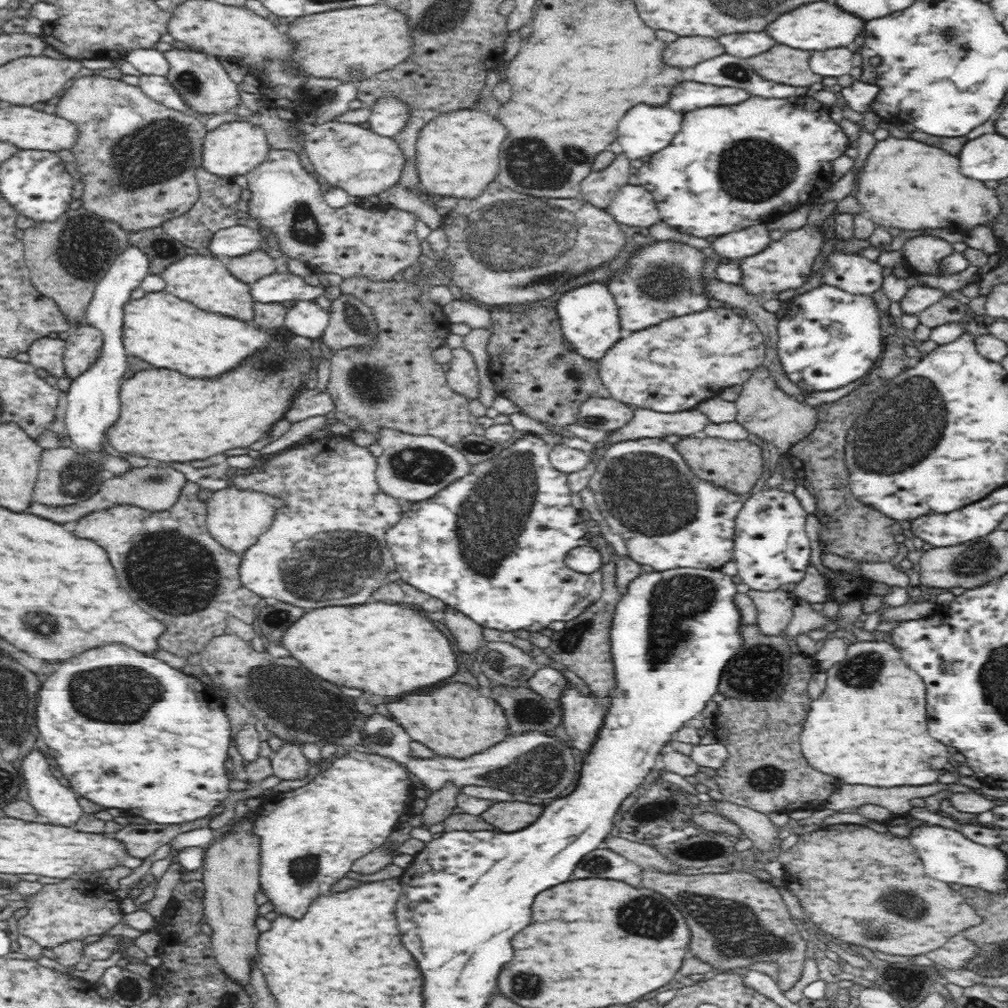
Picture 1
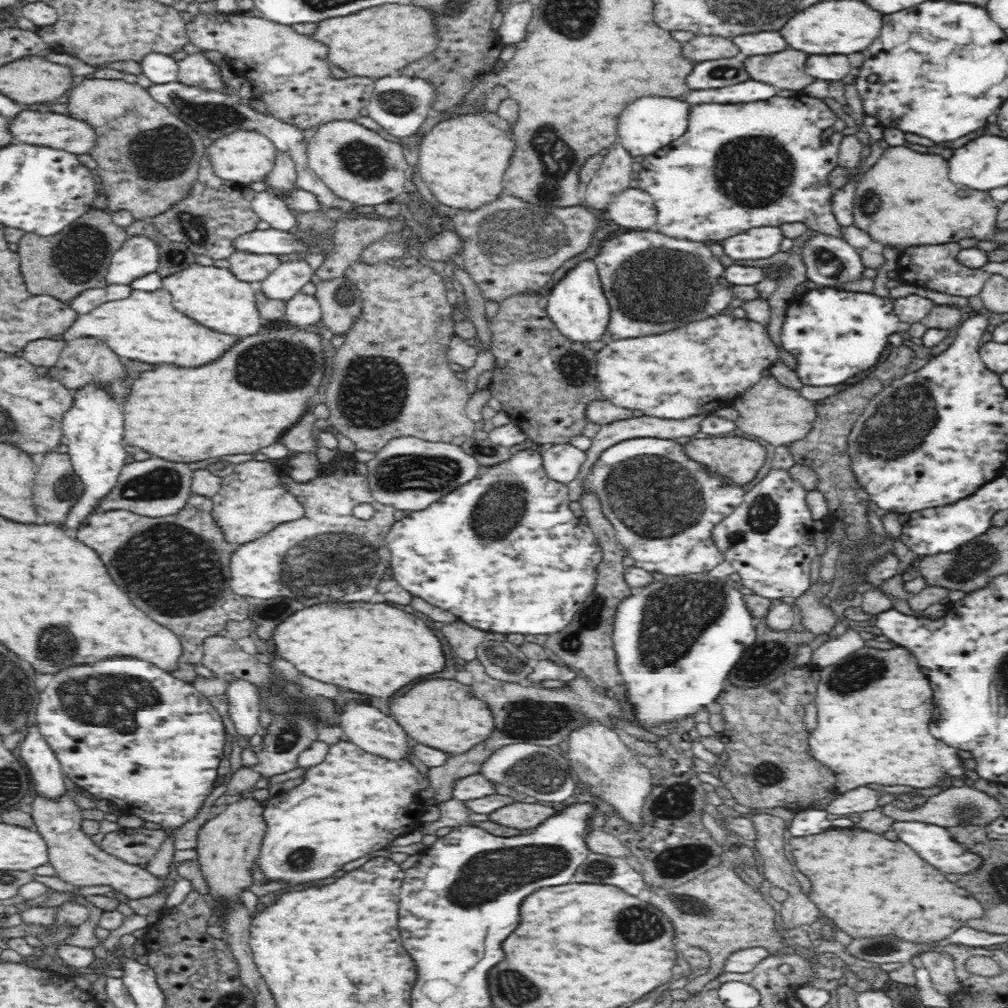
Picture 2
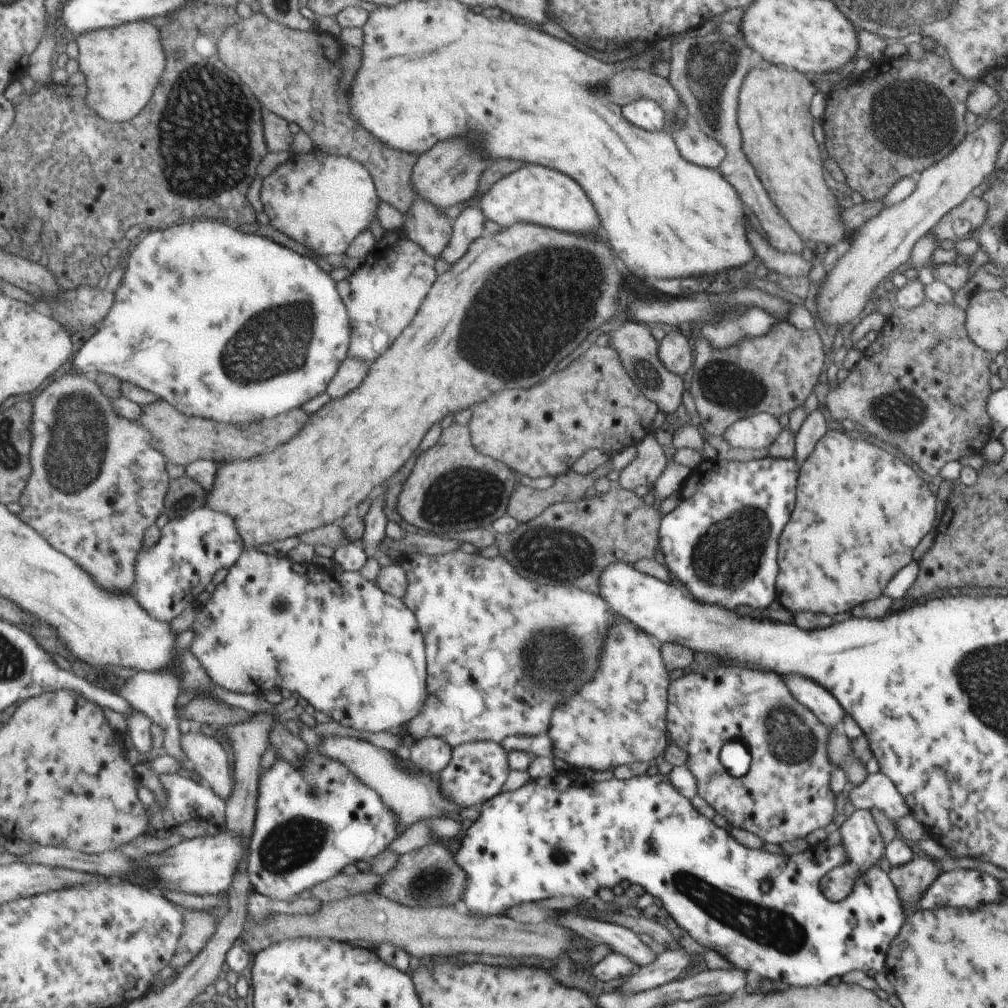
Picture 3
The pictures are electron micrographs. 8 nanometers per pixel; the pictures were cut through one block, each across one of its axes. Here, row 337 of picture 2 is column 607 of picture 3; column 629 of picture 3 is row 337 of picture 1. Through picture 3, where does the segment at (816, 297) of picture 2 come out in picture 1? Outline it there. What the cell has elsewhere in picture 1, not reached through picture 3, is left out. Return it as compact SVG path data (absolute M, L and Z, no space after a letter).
M821 285L801 294L788 308L787 313L777 322L777 351L786 376L809 393L838 390L848 386L874 368L876 360L884 352L880 311L871 296L852 294L843 289Z

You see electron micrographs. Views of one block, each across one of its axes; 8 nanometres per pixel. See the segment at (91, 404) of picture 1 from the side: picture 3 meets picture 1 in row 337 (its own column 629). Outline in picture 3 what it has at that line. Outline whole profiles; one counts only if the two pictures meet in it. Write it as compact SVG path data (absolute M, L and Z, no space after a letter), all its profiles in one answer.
M638 99L620 107L624 119L640 129L657 132L664 127L664 111L652 99Z

